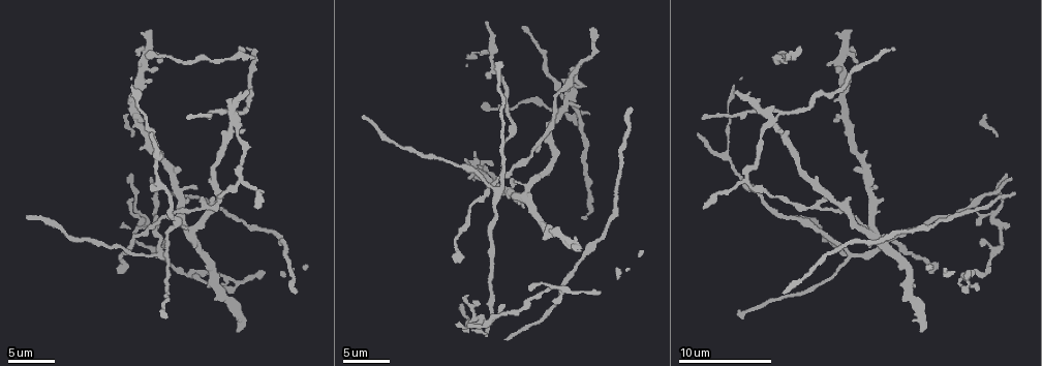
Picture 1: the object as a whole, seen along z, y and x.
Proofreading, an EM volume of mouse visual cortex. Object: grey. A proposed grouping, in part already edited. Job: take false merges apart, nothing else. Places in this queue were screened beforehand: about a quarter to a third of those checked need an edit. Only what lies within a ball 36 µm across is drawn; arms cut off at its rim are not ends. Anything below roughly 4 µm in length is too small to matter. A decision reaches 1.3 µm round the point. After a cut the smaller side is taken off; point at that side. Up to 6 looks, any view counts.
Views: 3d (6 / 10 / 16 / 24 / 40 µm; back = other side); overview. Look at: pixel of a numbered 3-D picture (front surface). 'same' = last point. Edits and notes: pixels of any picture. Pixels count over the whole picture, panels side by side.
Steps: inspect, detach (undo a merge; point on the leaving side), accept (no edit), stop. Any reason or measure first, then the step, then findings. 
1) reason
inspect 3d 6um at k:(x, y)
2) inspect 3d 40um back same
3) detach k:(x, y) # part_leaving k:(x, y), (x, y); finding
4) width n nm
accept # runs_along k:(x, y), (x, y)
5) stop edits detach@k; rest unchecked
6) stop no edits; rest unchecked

inspect 3d 16um at 1:(776, 111)

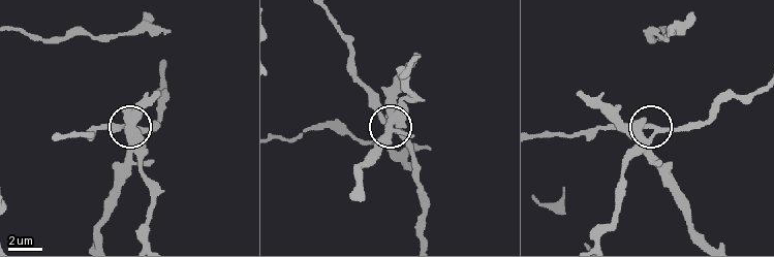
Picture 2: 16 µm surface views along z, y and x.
width 510 nm
accept # runs_along 2:(598, 237), (615, 209), (624, 154), (649, 126), (608, 125); one neuron here

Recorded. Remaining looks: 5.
inspect 3d 10um at 1:(874, 229)

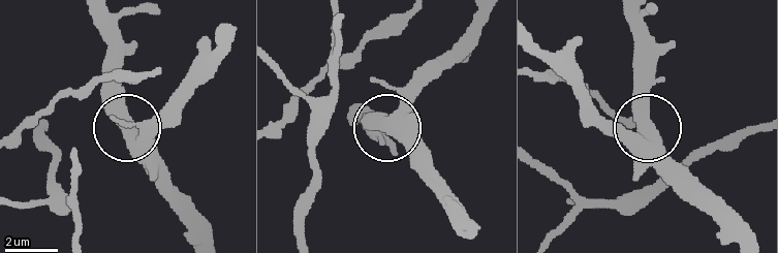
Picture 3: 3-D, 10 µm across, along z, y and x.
inspect 3d 10um back at 3:(648, 125)

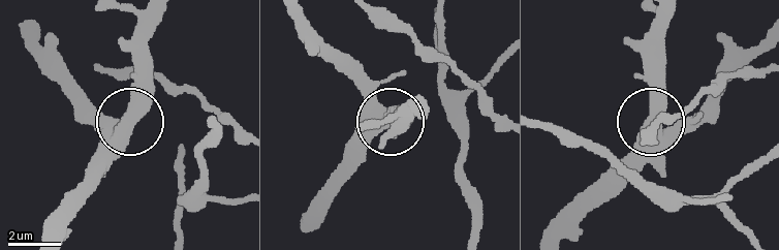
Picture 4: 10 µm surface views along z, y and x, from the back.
accept # continuous, no second neuron

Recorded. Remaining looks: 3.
three-way junction
inspect 3d 10um at 1:(481, 200)

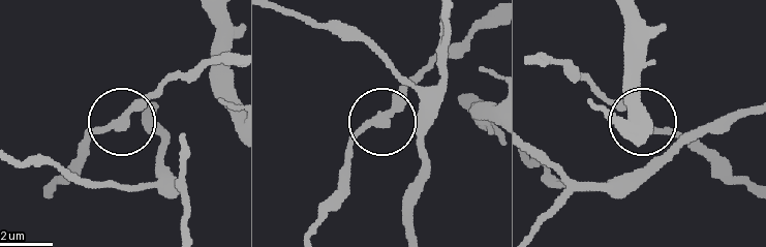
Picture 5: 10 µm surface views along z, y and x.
width 250 nm
accept # runs_along 5:(494, 8), (361, 135), (343, 166); all the same neuron

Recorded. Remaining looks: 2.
stop no edits; rest unchecked

